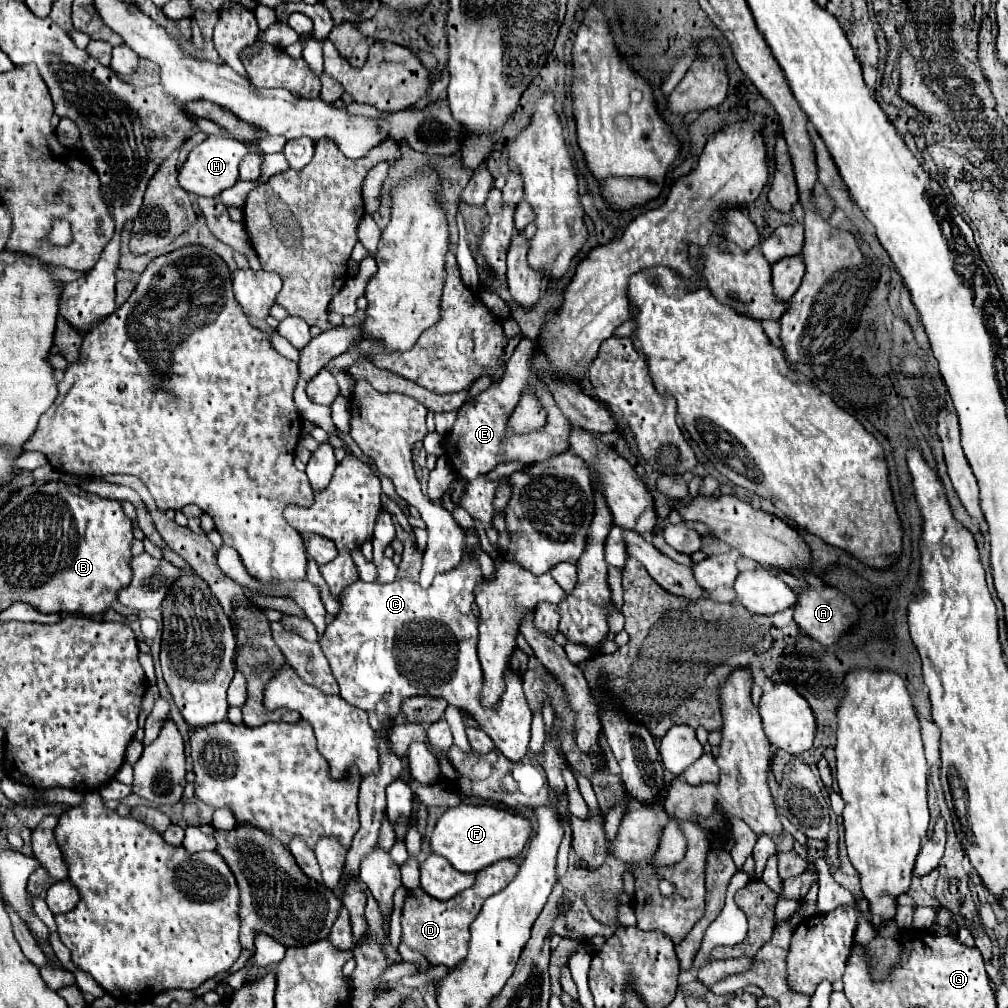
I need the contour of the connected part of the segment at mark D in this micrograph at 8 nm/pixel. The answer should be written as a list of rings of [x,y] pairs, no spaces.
[[[498,860],[492,866],[484,868],[476,874],[476,882],[458,896],[450,900],[434,900],[422,888],[410,890],[402,908],[402,940],[418,950],[430,964],[444,964],[448,968],[456,966],[468,952],[468,926],[478,916],[484,900],[498,890],[502,890],[518,872],[518,864],[514,860]]]

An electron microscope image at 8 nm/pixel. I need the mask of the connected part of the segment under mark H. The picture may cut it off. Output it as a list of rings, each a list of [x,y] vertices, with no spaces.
[[[208,136],[202,144],[198,144],[188,154],[188,160],[184,162],[184,166],[182,166],[180,174],[178,174],[178,182],[186,192],[192,192],[196,196],[214,198],[222,190],[236,184],[236,180],[238,180],[238,164],[250,152],[252,152],[252,146],[246,146],[246,144],[242,144],[242,142],[234,140],[234,138]]]

